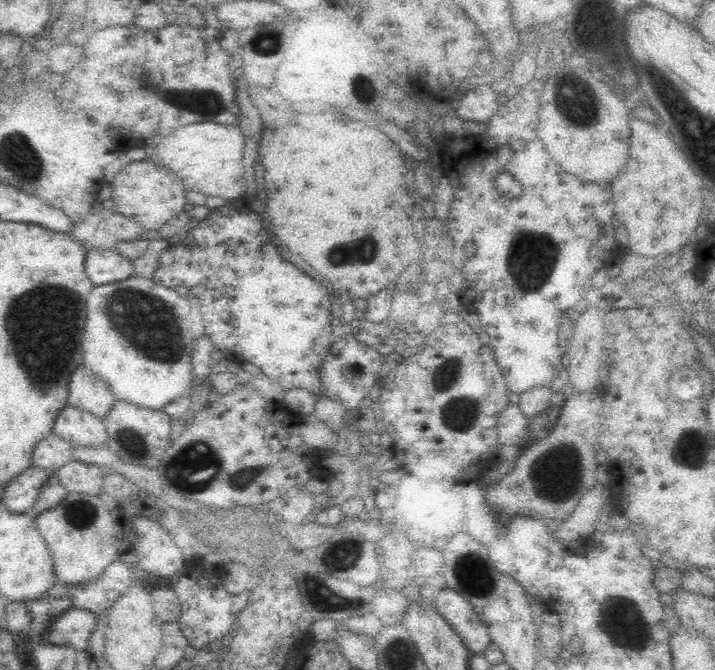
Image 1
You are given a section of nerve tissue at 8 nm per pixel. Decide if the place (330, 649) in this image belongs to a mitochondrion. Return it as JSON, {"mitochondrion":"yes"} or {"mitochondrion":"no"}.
{"mitochondrion":"no"}

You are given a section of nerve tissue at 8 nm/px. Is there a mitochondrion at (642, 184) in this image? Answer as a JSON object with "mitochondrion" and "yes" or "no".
{"mitochondrion":"no"}

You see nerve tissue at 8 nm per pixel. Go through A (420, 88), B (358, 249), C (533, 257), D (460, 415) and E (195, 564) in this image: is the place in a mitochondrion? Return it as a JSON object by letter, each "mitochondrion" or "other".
{"A":"other","B":"mitochondrion","C":"mitochondrion","D":"mitochondrion","E":"other"}

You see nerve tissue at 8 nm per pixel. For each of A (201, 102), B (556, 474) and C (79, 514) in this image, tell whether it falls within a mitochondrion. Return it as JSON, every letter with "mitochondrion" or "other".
{"A":"mitochondrion","B":"mitochondrion","C":"mitochondrion"}

